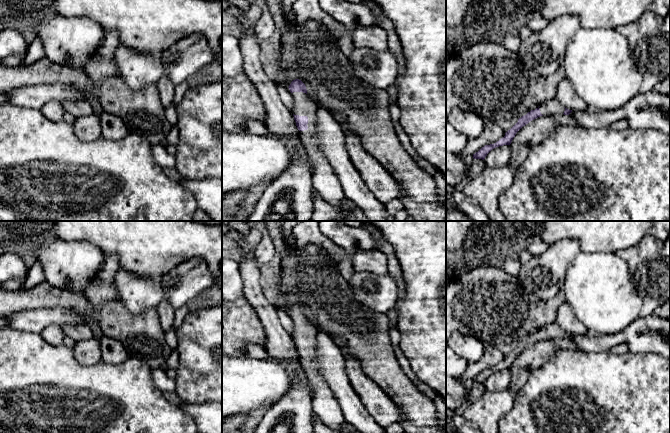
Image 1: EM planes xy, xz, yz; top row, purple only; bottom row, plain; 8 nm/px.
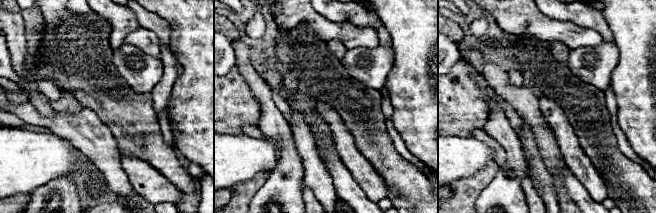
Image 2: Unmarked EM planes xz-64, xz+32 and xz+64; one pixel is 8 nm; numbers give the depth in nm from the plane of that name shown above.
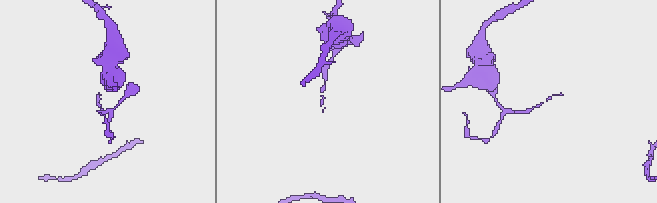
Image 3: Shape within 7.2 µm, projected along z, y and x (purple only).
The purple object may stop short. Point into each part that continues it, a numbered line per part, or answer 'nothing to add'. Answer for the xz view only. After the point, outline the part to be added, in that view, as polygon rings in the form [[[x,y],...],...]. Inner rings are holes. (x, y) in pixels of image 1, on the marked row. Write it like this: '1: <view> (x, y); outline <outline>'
nothing to add

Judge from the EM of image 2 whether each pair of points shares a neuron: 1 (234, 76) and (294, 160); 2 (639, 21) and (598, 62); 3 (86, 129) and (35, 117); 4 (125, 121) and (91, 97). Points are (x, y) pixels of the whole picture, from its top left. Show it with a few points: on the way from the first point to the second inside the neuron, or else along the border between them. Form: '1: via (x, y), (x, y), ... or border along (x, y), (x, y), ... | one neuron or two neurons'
1: border along (252, 91), (260, 108), (260, 119), (257, 126) | two neurons
2: border along (613, 41), (618, 50), (618, 63), (615, 68) | two neurons
3: via (73, 126), (58, 122), (48, 122) | one neuron
4: via (117, 113), (99, 97) | one neuron

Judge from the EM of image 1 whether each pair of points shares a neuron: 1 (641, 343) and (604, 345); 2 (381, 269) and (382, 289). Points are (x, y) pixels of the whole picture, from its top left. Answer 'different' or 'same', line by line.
1: same
2: different

